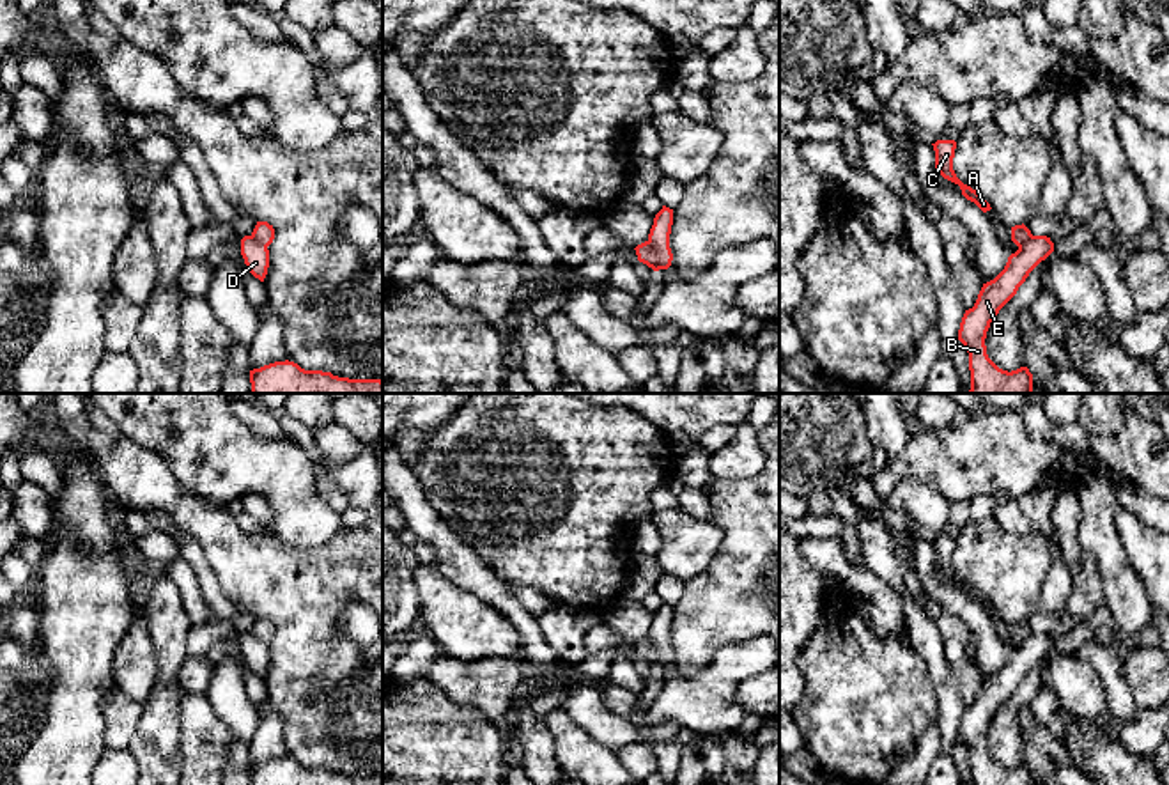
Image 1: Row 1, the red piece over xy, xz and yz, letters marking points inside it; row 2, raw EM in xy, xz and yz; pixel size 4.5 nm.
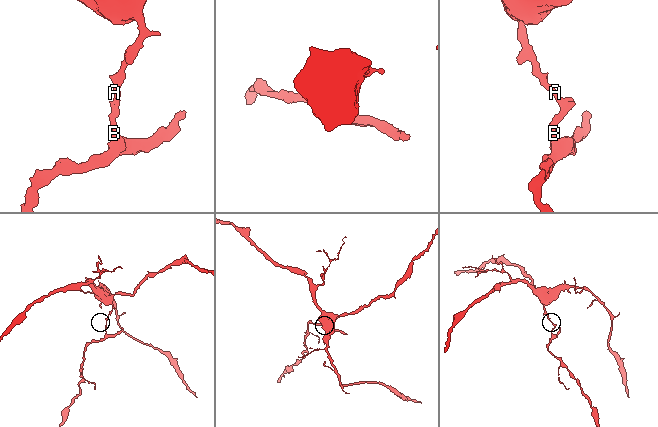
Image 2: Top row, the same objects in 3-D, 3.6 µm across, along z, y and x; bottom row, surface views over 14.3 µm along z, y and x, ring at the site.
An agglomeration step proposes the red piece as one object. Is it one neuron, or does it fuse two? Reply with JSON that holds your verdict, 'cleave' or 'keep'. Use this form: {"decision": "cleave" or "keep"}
{"decision": "cleave"}

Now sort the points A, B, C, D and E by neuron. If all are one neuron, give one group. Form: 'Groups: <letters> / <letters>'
Groups: A C / B D E

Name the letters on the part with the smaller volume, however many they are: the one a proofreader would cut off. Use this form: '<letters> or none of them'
B, D, E

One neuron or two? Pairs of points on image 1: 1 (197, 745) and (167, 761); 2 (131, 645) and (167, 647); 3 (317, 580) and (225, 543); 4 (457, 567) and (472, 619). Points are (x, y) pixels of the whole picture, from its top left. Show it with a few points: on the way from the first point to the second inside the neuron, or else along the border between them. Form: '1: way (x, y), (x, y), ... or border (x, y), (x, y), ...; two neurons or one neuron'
1: border (179, 713), (179, 757), (183, 766); two neurons
2: border (140, 617), (156, 660), (153, 688); two neurons
3: way (294, 580), (268, 580), (248, 566); one neuron
4: border (434, 564), (445, 576), (498, 612); two neurons

